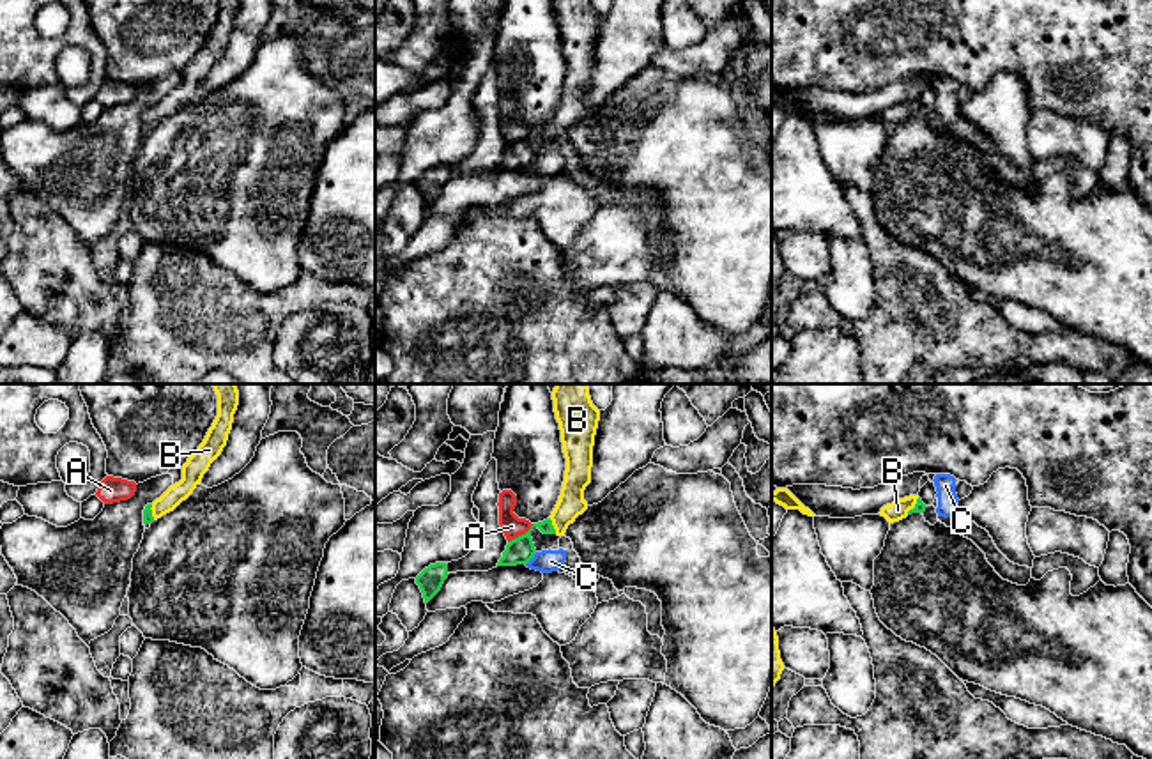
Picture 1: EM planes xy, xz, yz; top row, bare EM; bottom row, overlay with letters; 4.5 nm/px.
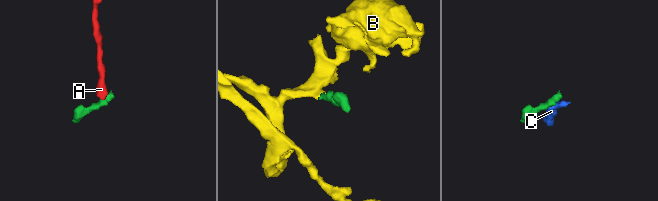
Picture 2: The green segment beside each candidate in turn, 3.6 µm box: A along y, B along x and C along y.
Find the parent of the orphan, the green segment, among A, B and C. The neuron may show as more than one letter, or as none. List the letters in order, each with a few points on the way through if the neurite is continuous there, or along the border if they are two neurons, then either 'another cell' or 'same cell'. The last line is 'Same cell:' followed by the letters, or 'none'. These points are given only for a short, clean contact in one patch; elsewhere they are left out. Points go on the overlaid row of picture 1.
A: border xz (533, 524), (508, 542); another cell
B: way xz (521, 551), (533, 526), (552, 526), (570, 505); same cell
C: border xz (537, 552), (526, 565); another cell
Same cell: B

